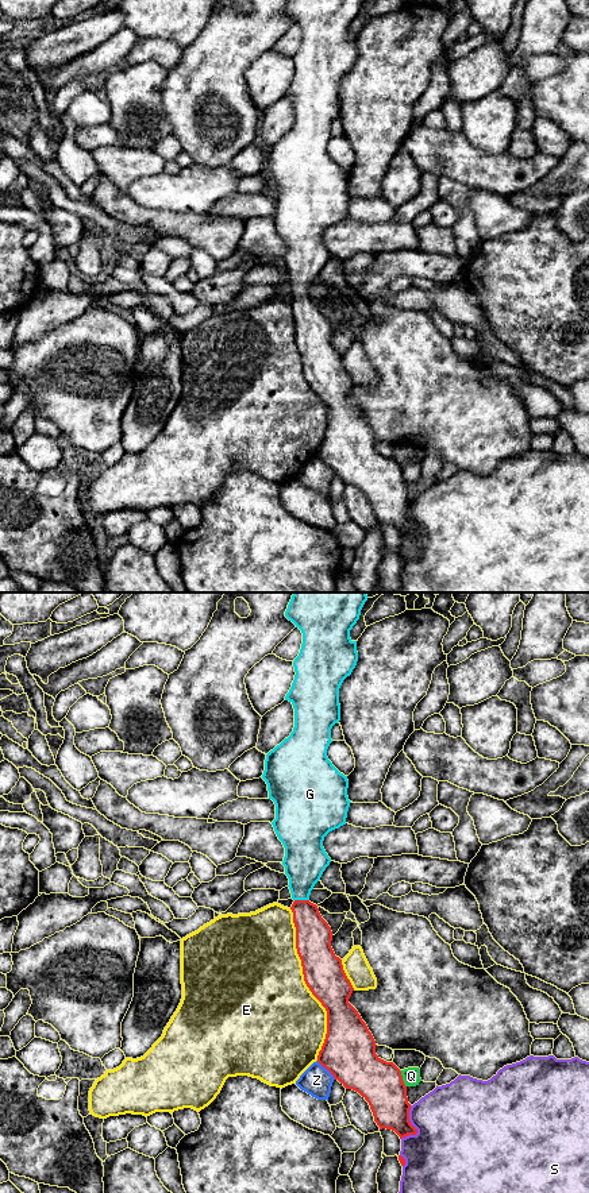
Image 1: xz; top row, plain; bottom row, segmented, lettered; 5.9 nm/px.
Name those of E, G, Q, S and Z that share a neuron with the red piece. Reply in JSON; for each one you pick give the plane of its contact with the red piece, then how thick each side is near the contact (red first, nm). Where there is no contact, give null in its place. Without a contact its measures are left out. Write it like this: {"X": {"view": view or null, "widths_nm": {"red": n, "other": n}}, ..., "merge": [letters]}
{"G": {"view": "xz", "widths_nm": {"red": 220, "other": 260}}, "merge": ["G"]}

